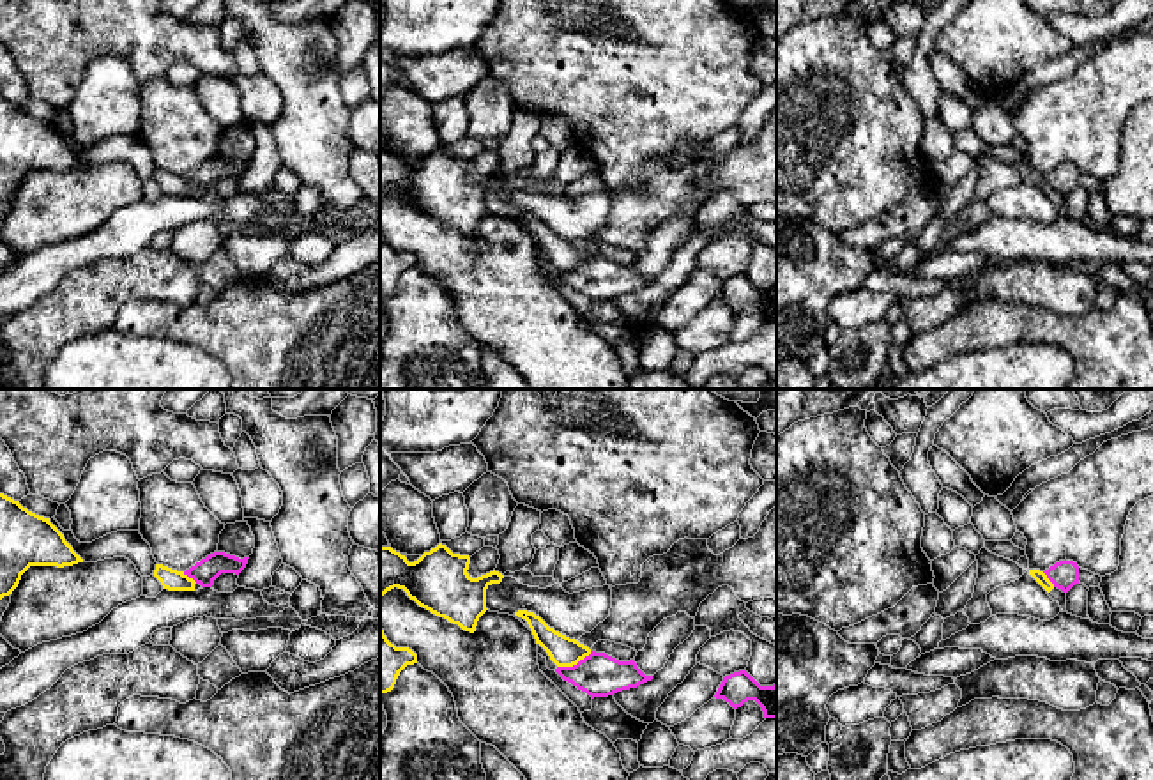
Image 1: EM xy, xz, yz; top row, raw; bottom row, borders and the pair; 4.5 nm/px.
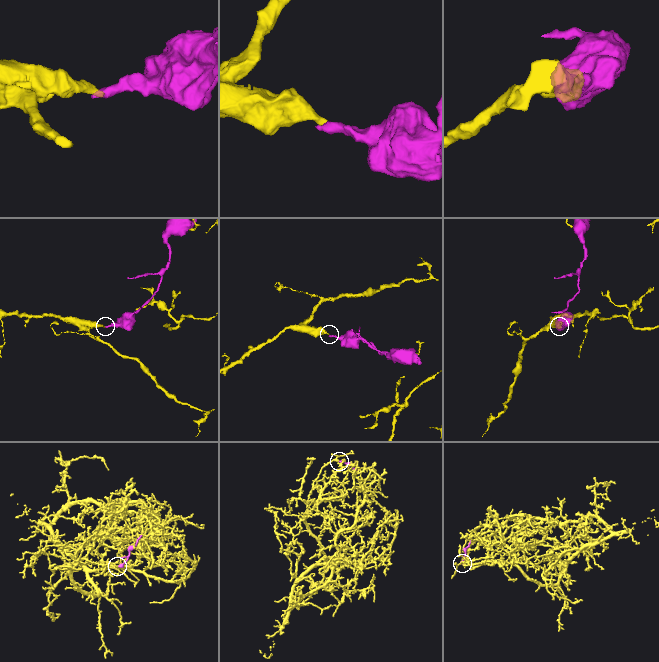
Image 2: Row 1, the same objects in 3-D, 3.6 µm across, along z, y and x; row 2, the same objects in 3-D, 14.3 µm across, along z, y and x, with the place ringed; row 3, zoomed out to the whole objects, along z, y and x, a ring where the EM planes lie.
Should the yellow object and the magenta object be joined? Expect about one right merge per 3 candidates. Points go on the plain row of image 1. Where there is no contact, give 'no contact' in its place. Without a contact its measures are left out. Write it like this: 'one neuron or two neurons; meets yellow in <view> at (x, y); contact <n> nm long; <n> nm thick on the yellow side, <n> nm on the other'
two neurons; meets yellow in xz at (573, 267); contact 180 nm long; 140 nm thick on the yellow side, 200 nm on the other

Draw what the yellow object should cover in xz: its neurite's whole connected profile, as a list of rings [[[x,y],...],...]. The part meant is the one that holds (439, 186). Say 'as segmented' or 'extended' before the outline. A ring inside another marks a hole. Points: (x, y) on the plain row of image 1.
as segmented; [[[442,147],[414,166],[380,149],[380,203],[394,191],[403,193],[419,210],[474,237],[488,214],[486,193],[500,187],[504,179],[493,173],[472,182],[467,177],[469,168],[469,159],[453,157]]]

